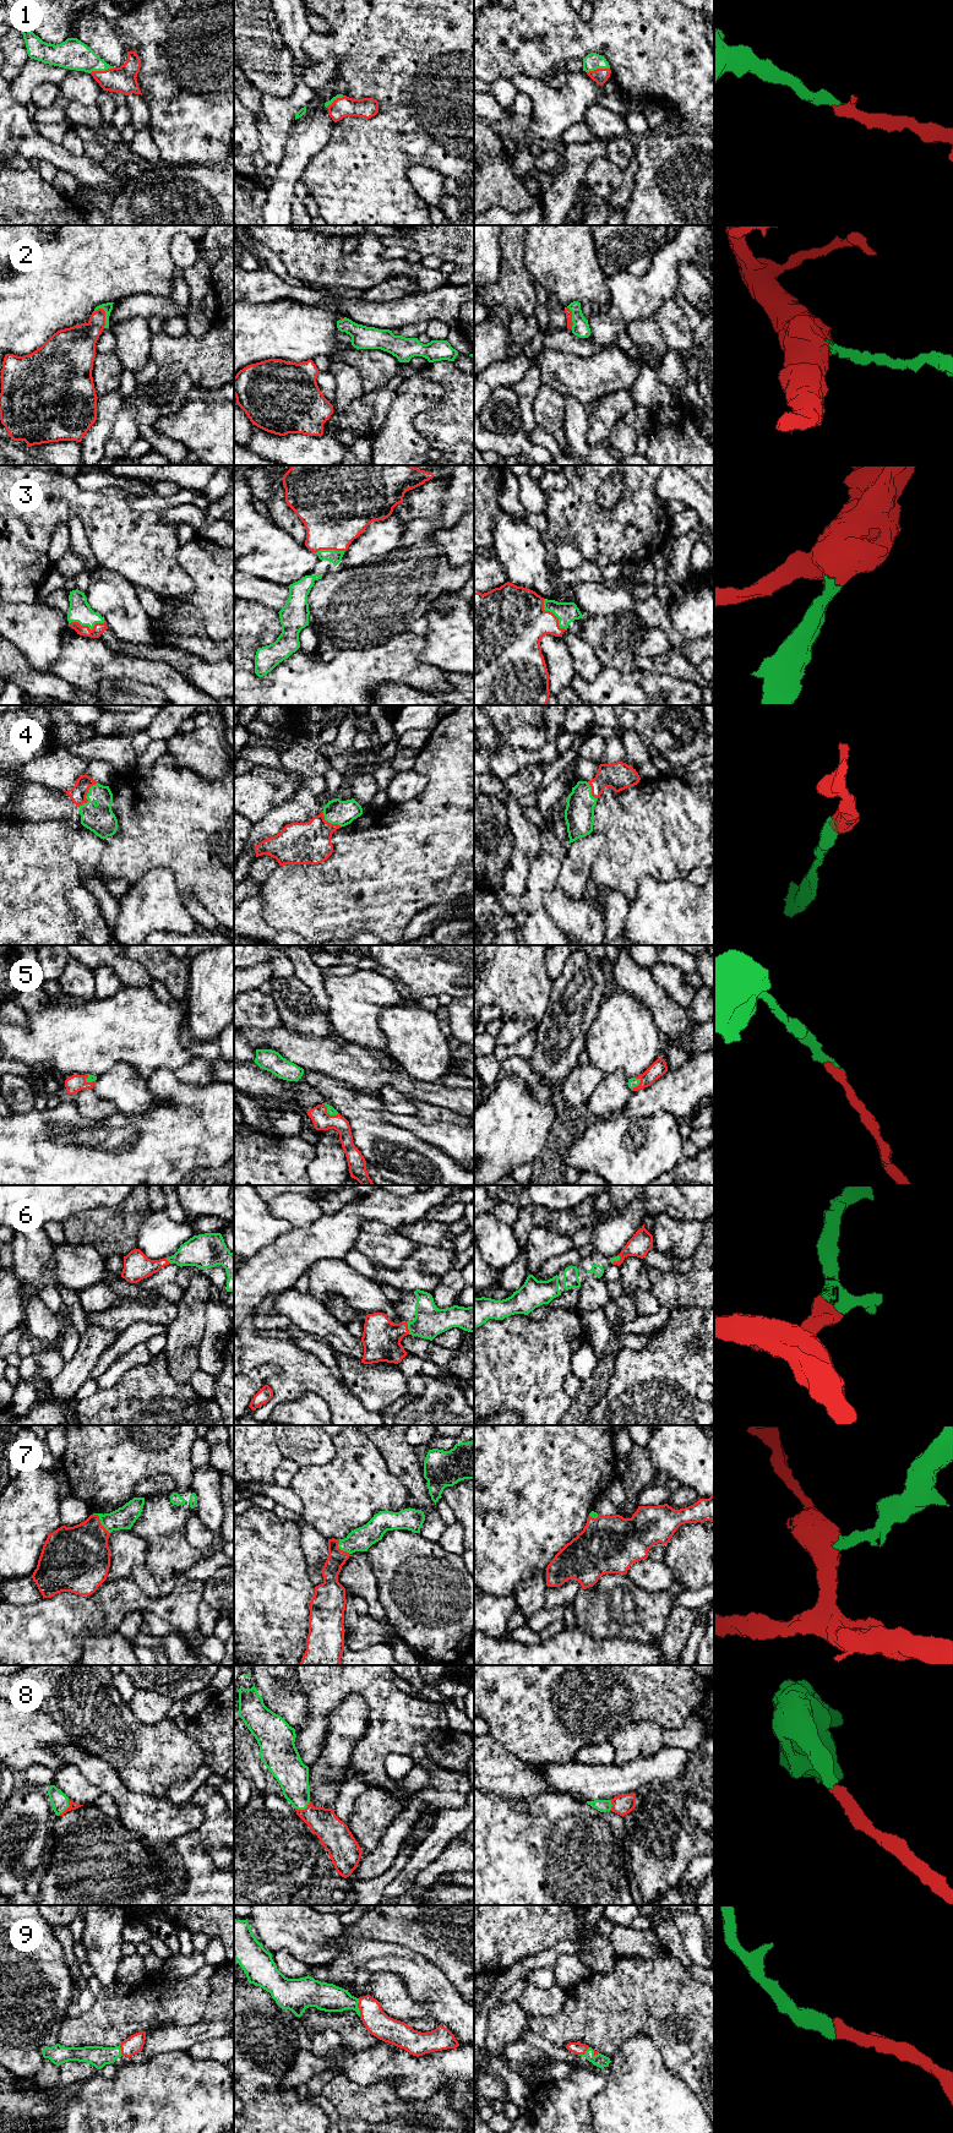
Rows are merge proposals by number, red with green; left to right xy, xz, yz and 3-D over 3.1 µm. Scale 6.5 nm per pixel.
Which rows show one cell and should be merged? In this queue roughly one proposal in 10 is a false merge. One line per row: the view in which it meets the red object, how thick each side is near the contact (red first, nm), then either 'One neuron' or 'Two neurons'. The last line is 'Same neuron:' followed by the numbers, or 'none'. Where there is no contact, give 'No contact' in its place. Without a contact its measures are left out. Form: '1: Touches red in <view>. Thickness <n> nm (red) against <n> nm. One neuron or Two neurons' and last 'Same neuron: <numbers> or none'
1: Touches red in xy. Thickness 170 nm (red) against 200 nm. One neuron
2: Touches red in xy. Thickness 240 nm (red) against 60 nm. One neuron
3: Touches red in yz. Thickness 400 nm (red) against 140 nm. One neuron
4: Touches red in xy. Thickness 110 nm (red) against 190 nm. One neuron
5: Touches red in xz. Thickness 120 nm (red) against 60 nm. One neuron
6: Touches red in xz. Thickness 260 nm (red) against 200 nm. One neuron
7: Touches red in xy. Thickness 380 nm (red) against 150 nm. One neuron
8: Touches red in xy. Thickness 50 nm (red) against 110 nm. One neuron
9: Touches red in xz. Thickness 160 nm (red) against 190 nm. One neuron
Same neuron: 1, 2, 3, 4, 5, 6, 7, 8, 9

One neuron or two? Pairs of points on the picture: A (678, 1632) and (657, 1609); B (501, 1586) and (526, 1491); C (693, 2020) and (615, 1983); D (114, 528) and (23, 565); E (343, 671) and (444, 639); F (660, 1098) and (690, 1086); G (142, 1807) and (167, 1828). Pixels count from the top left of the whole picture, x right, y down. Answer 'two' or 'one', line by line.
A: two
B: one
C: one
D: one
E: two
F: one
G: one

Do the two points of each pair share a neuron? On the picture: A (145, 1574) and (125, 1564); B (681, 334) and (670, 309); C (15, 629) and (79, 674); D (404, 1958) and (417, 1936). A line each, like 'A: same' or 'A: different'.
A: different
B: same
C: different
D: different

